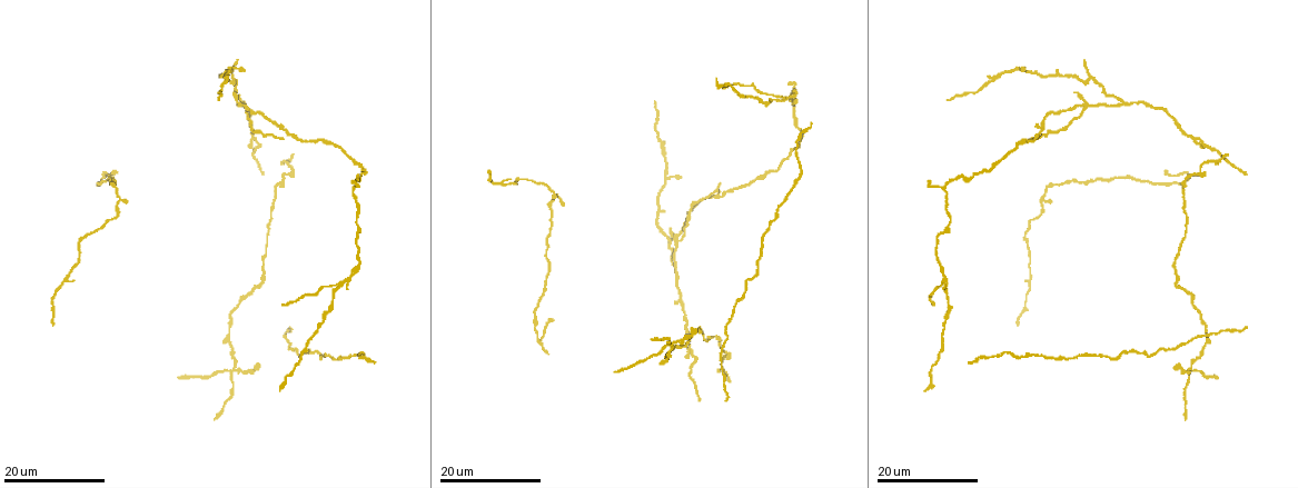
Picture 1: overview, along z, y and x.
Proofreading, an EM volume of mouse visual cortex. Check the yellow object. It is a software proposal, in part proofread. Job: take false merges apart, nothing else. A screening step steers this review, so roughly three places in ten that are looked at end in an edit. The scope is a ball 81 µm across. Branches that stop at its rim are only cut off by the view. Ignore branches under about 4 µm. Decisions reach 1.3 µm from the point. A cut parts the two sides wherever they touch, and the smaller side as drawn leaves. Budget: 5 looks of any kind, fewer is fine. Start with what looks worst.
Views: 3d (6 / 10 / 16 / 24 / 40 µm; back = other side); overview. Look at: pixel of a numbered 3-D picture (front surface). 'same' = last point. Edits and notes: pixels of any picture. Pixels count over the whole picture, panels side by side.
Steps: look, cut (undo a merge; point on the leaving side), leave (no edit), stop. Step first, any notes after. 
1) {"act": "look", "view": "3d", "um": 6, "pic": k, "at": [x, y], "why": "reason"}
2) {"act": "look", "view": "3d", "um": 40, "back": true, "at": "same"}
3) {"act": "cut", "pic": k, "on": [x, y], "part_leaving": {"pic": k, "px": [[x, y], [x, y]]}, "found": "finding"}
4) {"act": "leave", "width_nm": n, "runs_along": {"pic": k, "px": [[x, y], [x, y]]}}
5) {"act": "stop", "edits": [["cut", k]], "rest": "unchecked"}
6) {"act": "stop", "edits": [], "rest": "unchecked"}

{"act": "look", "view": "3d", "um": 24, "pic": 1, "at": [1085, 104], "why": "four-way junction"}

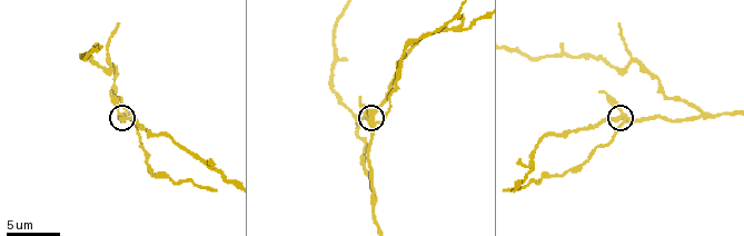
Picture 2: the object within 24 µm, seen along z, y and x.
{"act": "look", "view": "3d", "um": 6, "pic": 2, "at": [378, 124]}

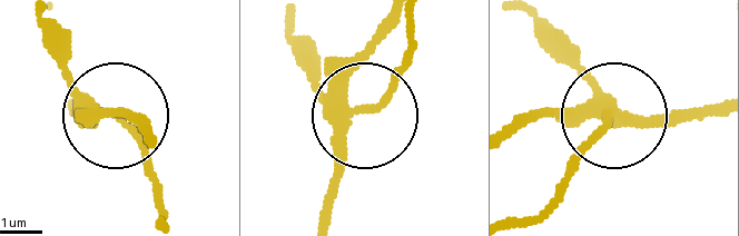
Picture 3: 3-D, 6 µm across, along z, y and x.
{"act": "look", "view": "3d", "um": 6, "back": true, "pic": 3, "at": [609, 114]}

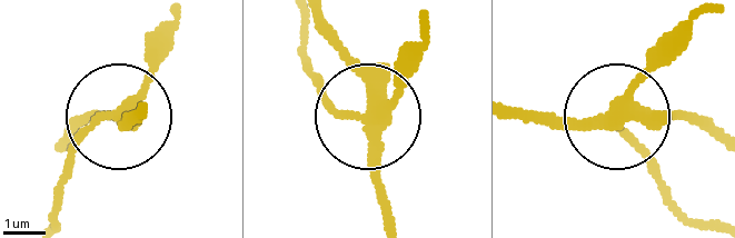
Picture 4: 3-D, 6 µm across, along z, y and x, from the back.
{"act": "leave", "arms": 4, "runs_along": {"pic": 4, "px": [[513, 116], [615, 116], [668, 186]]}, "found": "all the same neuron"}

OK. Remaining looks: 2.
{"act": "look", "view": "3d", "um": 16, "pic": 1, "at": [1192, 369], "why": "four or more arms meet"}

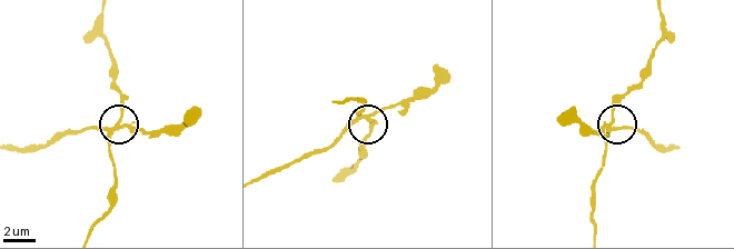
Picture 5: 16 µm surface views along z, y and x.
{"act": "look", "view": "3d", "um": 10, "pic": 5, "at": [115, 128], "why": "zoom in"}

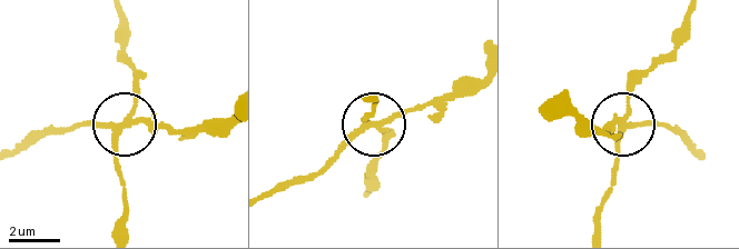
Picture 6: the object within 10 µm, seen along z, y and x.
{"act": "cut", "pic": 6, "on": [156, 121], "side_arm_um": 14, "part_leaving": {"pic": 6, "px": [[117, 126], [75, 126], [23, 145]]}, "found": "two neurons meet here"}

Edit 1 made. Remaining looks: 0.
{"act": "stop", "edits": [["cut", 6]], "rest": "unchecked"}

